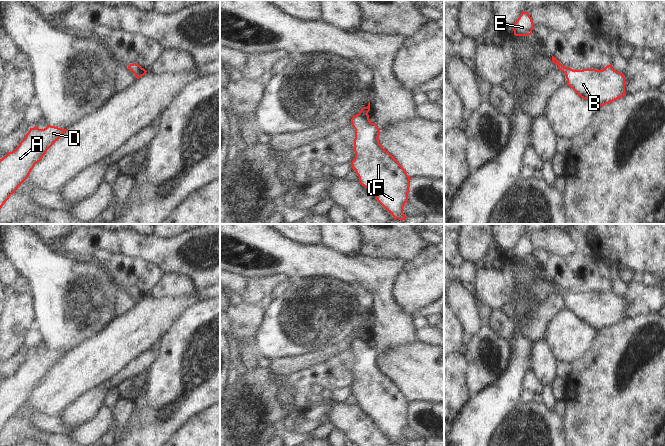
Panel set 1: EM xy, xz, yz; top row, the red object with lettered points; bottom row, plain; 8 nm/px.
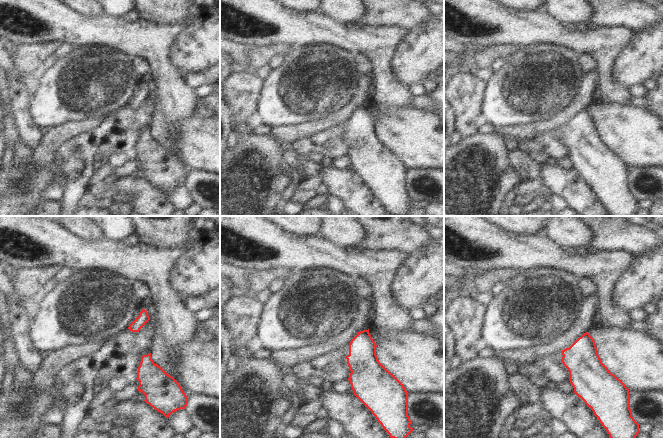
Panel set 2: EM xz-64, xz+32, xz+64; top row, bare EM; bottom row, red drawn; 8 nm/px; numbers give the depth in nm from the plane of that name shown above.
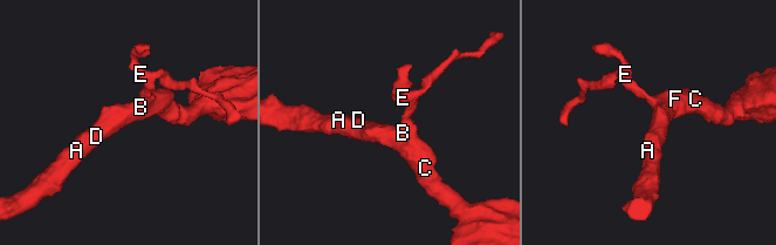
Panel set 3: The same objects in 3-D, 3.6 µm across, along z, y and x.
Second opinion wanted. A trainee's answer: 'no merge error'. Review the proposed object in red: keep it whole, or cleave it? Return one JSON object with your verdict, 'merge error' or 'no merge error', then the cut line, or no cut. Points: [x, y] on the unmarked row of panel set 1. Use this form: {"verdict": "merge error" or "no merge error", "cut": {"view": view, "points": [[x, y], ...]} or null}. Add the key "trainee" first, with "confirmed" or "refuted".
{"trainee": "confirmed", "verdict": "no merge error", "cut": null}

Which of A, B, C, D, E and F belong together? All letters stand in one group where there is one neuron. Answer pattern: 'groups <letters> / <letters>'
groups A B C D E F

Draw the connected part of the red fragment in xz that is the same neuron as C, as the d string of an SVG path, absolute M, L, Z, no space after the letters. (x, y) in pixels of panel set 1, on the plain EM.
M370 326L351 343L355 353L352 393L358 399L360 408L376 421L394 444L403 445L407 442L403 431L409 426L411 402L394 380L380 368L380 353L370 345L369 335Z

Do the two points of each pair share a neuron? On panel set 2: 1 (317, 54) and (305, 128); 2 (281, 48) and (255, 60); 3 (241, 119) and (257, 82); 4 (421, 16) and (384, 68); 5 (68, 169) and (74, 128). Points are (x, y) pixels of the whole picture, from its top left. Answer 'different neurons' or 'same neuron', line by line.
1: different neurons
2: same neuron
3: same neuron
4: different neurons
5: different neurons

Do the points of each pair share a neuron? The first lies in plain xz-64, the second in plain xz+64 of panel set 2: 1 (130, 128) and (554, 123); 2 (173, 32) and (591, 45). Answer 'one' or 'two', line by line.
1: two
2: one

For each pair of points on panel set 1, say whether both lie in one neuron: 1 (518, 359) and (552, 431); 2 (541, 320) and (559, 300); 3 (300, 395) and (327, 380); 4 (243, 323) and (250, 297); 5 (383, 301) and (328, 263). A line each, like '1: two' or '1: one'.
1: two
2: one
3: one
4: two
5: one

